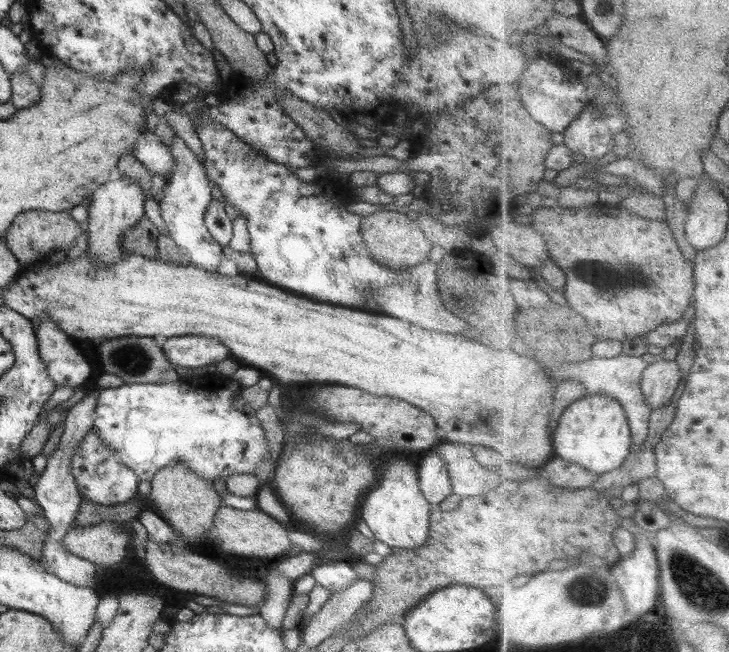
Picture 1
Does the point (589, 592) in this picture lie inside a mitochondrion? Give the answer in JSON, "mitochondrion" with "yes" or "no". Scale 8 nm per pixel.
{"mitochondrion":"yes"}

